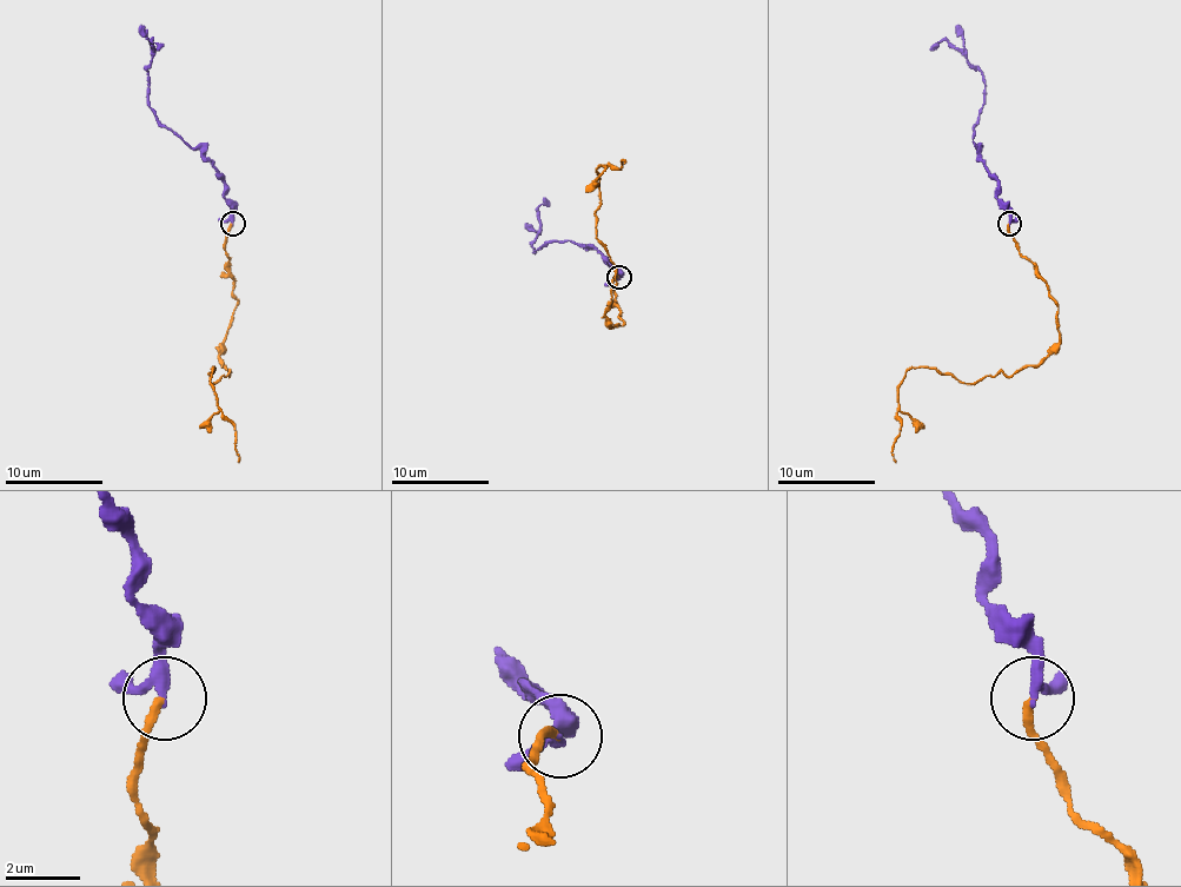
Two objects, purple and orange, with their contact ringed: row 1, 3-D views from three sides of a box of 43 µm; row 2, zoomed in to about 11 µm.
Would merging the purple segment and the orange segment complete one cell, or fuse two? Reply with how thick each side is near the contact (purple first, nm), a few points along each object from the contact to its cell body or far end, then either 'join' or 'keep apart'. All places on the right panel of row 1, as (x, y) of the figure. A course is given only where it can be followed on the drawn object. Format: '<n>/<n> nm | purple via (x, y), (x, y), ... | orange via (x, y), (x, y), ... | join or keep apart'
240/220 nm | purple via (1010, 223), (1010, 207), (981, 159), (973, 127), (986, 81), (944, 39), (929, 50) | orange via (1010, 223), (1017, 250), (1059, 308), (1059, 342), (1013, 374), (970, 384), (913, 366), (897, 389), (895, 462) | join

